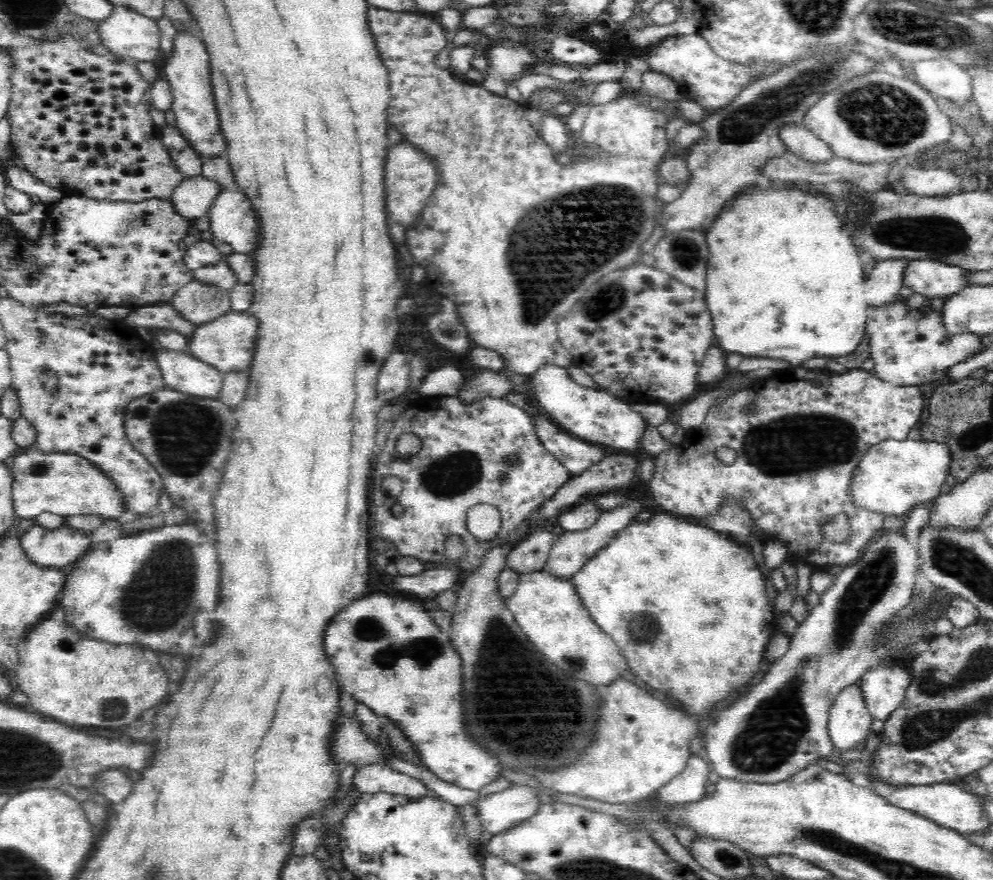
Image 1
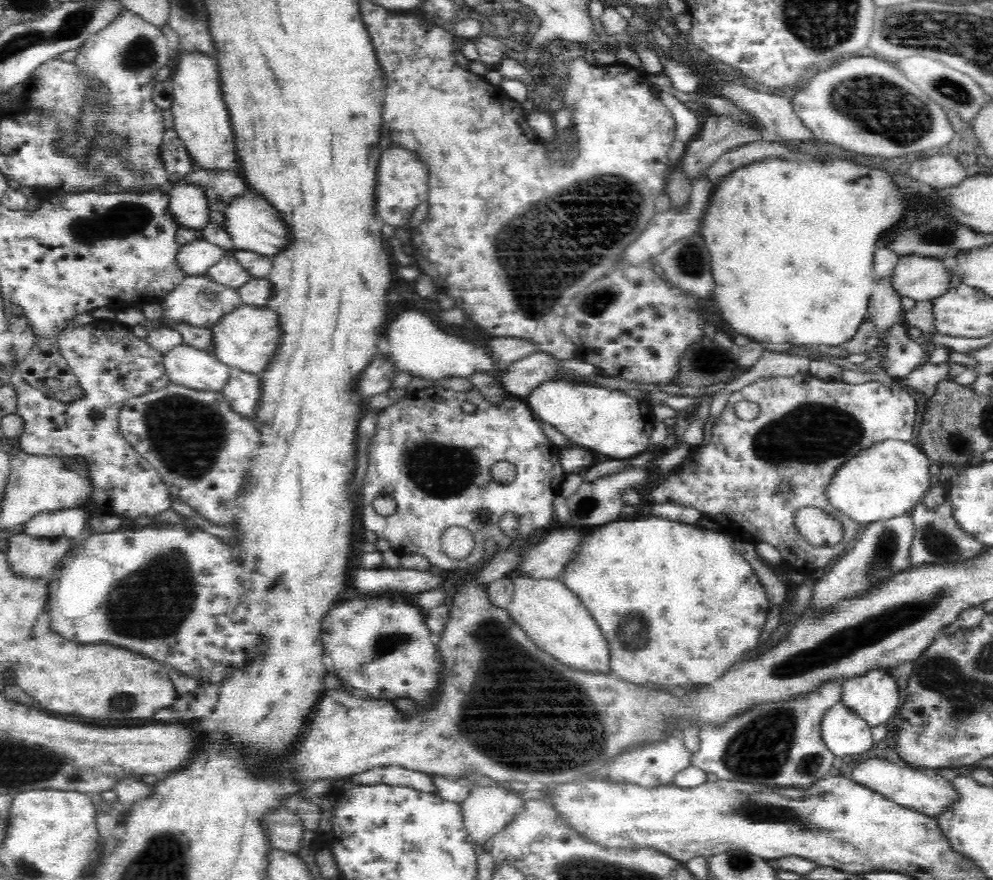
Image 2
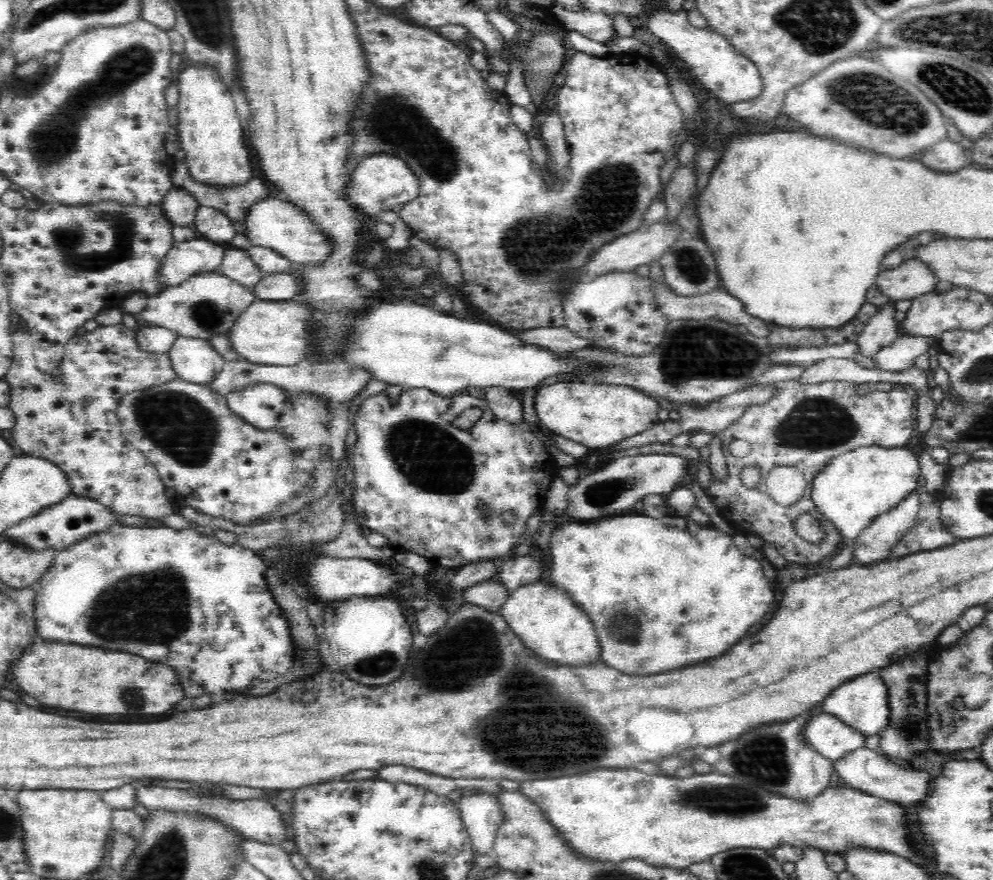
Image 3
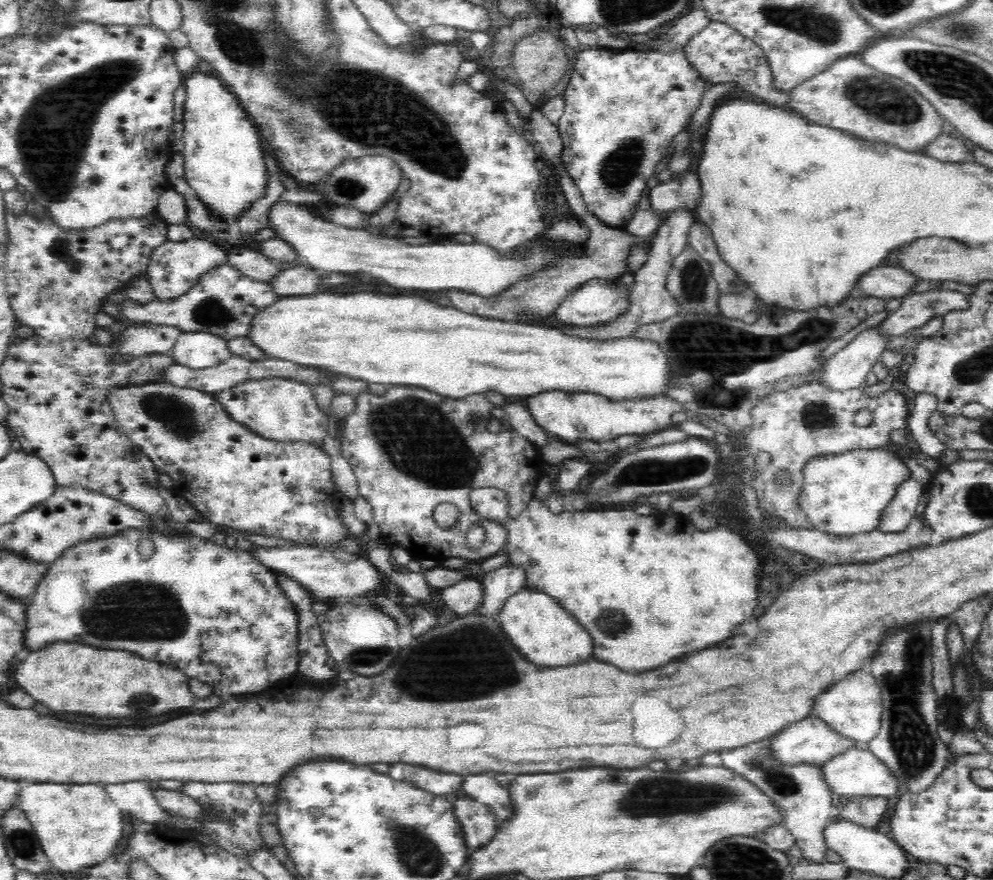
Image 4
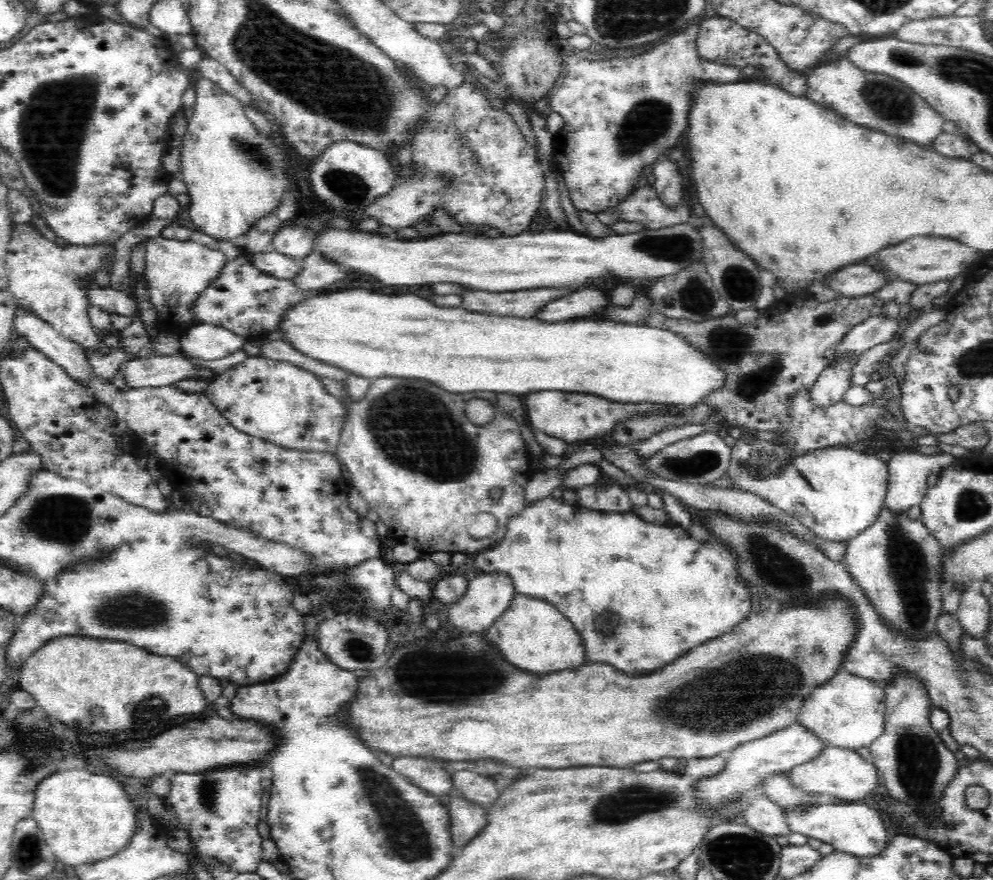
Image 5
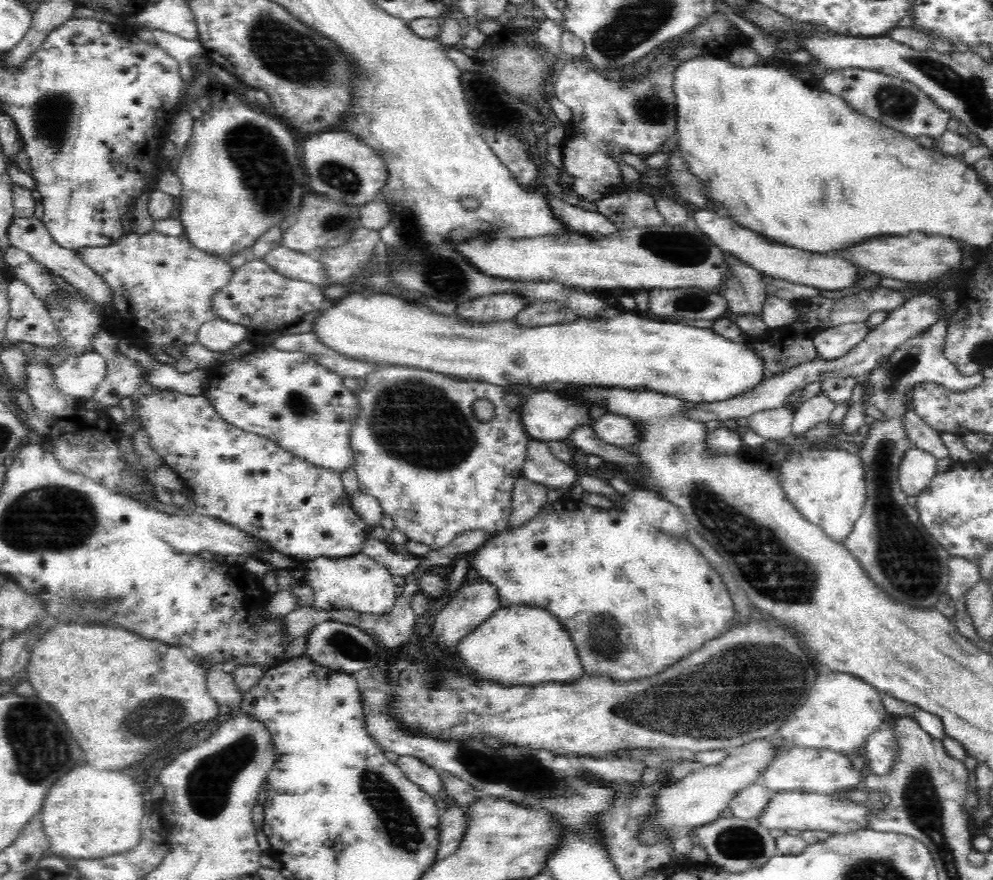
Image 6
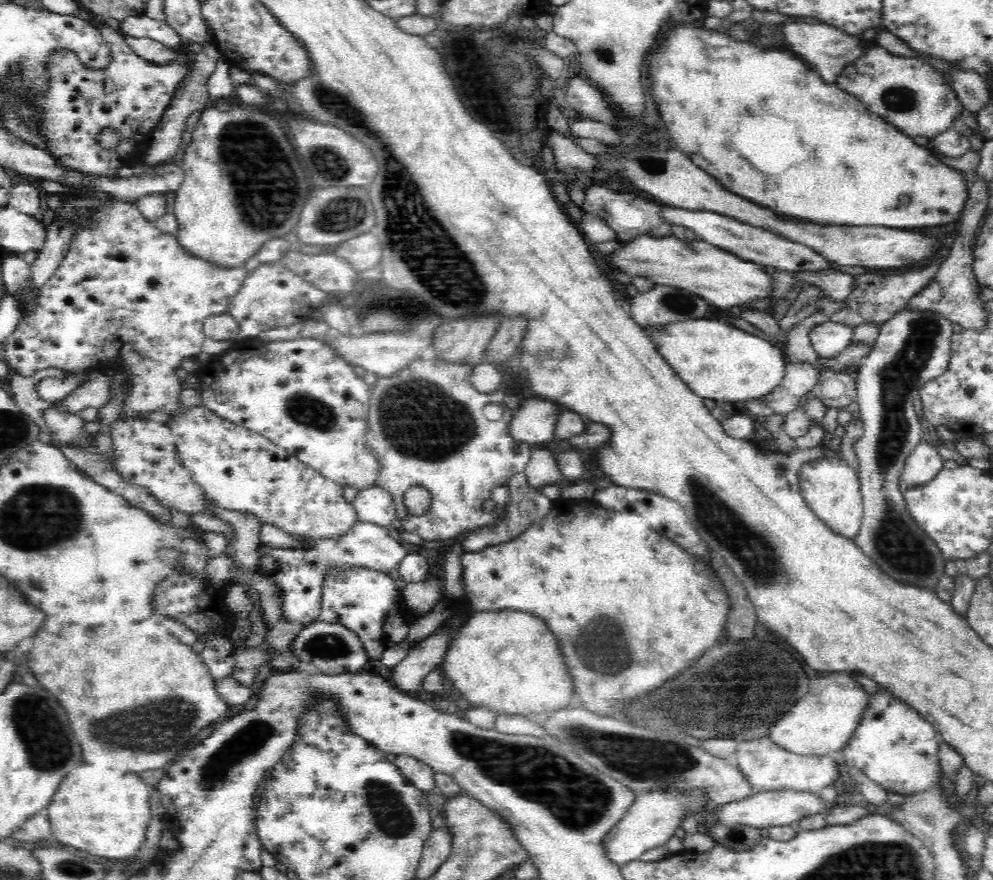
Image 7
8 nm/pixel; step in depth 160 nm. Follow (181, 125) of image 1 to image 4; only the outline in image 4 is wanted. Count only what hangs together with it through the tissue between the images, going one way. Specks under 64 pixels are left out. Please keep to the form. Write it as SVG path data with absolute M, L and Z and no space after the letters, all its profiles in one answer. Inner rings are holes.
M193 69L184 78L186 102L182 124L183 149L180 155L184 161L184 176L188 184L196 190L196 196L207 204L210 214L220 221L237 222L244 210L264 196L268 184L267 161L262 153L261 136L258 128L250 122L249 114L242 108L238 98L215 76L206 75Z

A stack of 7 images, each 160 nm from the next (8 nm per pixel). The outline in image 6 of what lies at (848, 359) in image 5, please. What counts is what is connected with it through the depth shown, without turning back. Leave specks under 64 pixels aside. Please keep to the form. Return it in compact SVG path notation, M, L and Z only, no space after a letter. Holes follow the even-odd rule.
M821 392L818 396L803 400L793 412L792 435L808 434L811 428L827 421L835 405Z

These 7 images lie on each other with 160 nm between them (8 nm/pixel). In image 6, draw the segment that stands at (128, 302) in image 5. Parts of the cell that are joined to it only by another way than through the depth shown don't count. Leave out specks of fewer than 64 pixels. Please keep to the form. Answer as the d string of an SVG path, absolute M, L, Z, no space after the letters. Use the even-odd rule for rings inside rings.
M14 218L9 228L9 243L25 250L36 262L42 263L54 274L61 276L70 283L80 293L94 299L100 305L111 305L112 288L104 282L104 279L94 272L83 260L77 255L76 250L70 250L64 246L60 246L51 237L46 225L38 218Z

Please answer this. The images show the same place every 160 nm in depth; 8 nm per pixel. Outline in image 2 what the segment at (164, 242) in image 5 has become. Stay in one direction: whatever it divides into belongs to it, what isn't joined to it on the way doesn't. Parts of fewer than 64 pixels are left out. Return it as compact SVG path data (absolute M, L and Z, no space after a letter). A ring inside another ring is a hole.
M200 238L181 245L177 252L176 261L186 275L204 275L210 266L214 266L228 253L227 249Z

